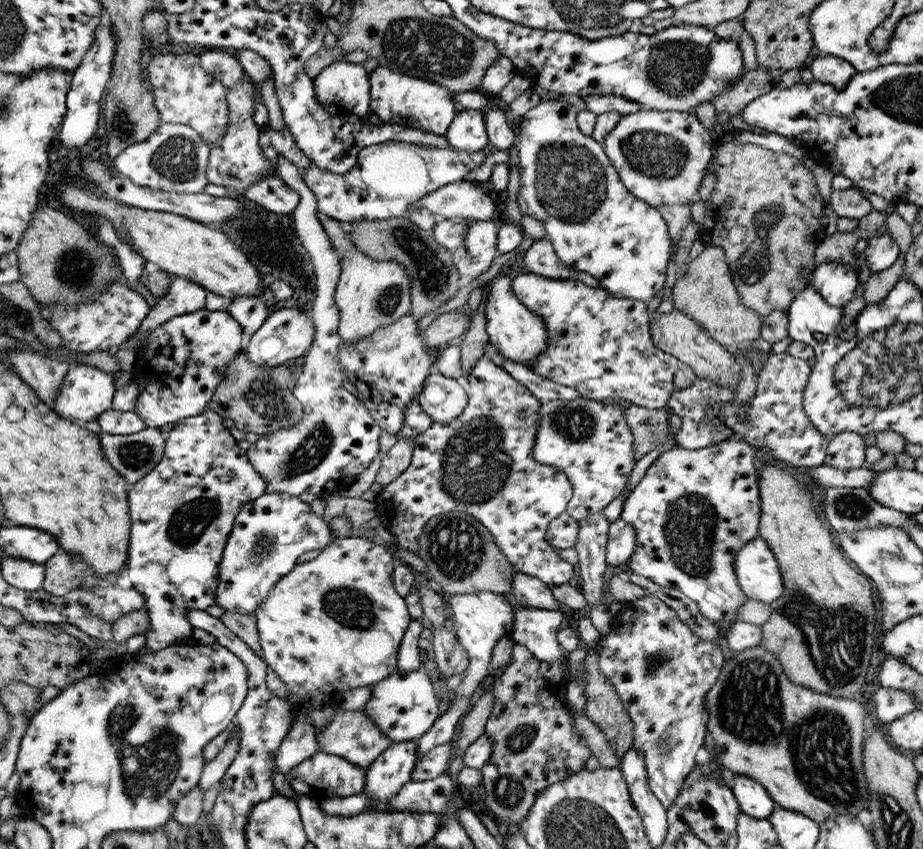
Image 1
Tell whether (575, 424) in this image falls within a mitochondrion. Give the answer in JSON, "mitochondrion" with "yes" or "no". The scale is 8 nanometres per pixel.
{"mitochondrion":"yes"}

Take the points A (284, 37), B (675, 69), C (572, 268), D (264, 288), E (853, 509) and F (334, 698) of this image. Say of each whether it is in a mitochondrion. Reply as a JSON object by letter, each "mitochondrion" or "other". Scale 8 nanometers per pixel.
{"A":"other","B":"mitochondrion","C":"other","D":"other","E":"mitochondrion","F":"other"}

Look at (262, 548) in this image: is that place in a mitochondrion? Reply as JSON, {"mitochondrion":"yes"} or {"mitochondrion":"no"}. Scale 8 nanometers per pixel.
{"mitochondrion":"yes"}

